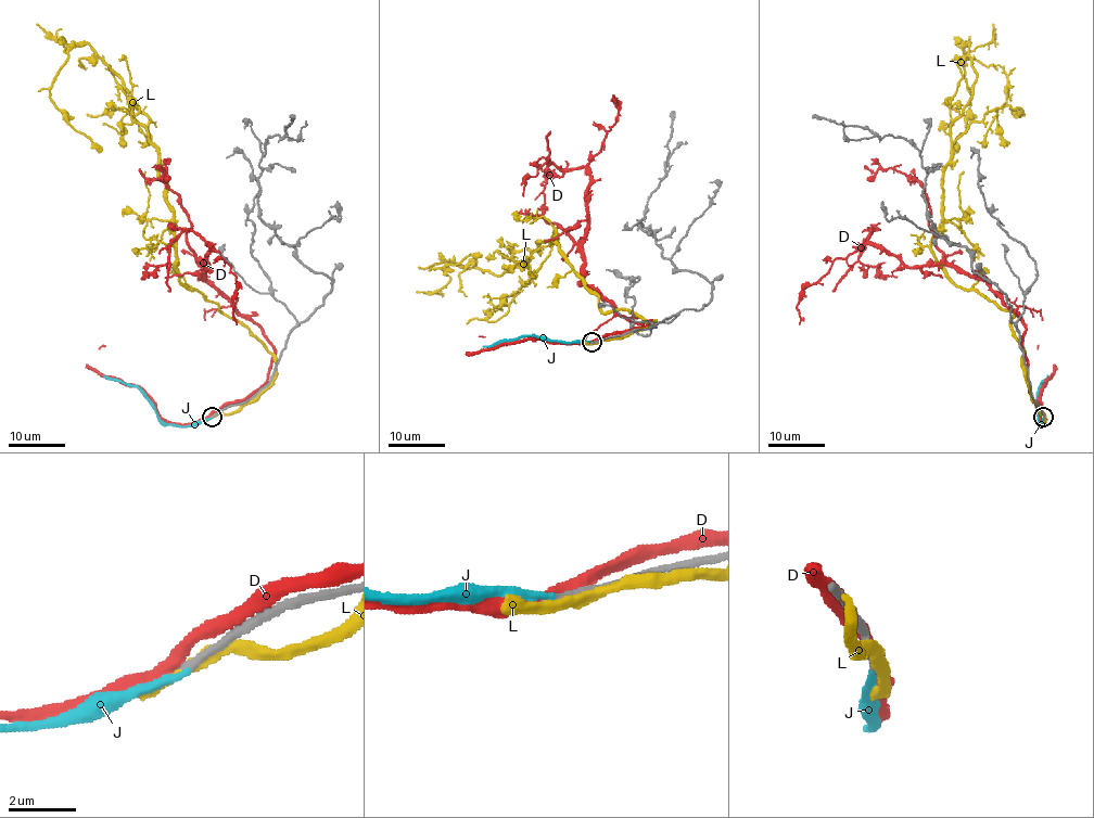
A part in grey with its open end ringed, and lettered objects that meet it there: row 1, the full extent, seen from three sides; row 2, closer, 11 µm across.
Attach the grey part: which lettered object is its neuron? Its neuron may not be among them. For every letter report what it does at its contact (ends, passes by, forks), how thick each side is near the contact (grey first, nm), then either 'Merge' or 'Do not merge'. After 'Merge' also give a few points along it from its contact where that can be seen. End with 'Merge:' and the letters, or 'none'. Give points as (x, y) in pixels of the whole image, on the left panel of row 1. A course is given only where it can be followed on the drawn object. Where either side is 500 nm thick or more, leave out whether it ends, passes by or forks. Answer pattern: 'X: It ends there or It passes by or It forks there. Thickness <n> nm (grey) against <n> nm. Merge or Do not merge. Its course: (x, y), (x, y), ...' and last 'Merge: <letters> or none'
D: It passes by. Thickness 280 nm (grey) against 320 nm. Do not merge
J: It ends there. Thickness 280 nm (grey) against 190 nm. Merge. Its course: (212, 416), (188, 426), (165, 424), (136, 386), (103, 375)
L: It passes by. Thickness 360 nm (grey) against 320 nm. Do not merge
Merge: J

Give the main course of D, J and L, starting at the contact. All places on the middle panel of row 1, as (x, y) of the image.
D: (592, 343), (653, 323), (631, 321), (584, 281), (590, 160), (615, 123), (619, 107), (612, 97), (617, 98)
J: (592, 342), (520, 335), (483, 347)
L: (595, 342), (654, 321), (602, 311), (555, 230), (510, 271), (430, 269), (479, 255)

